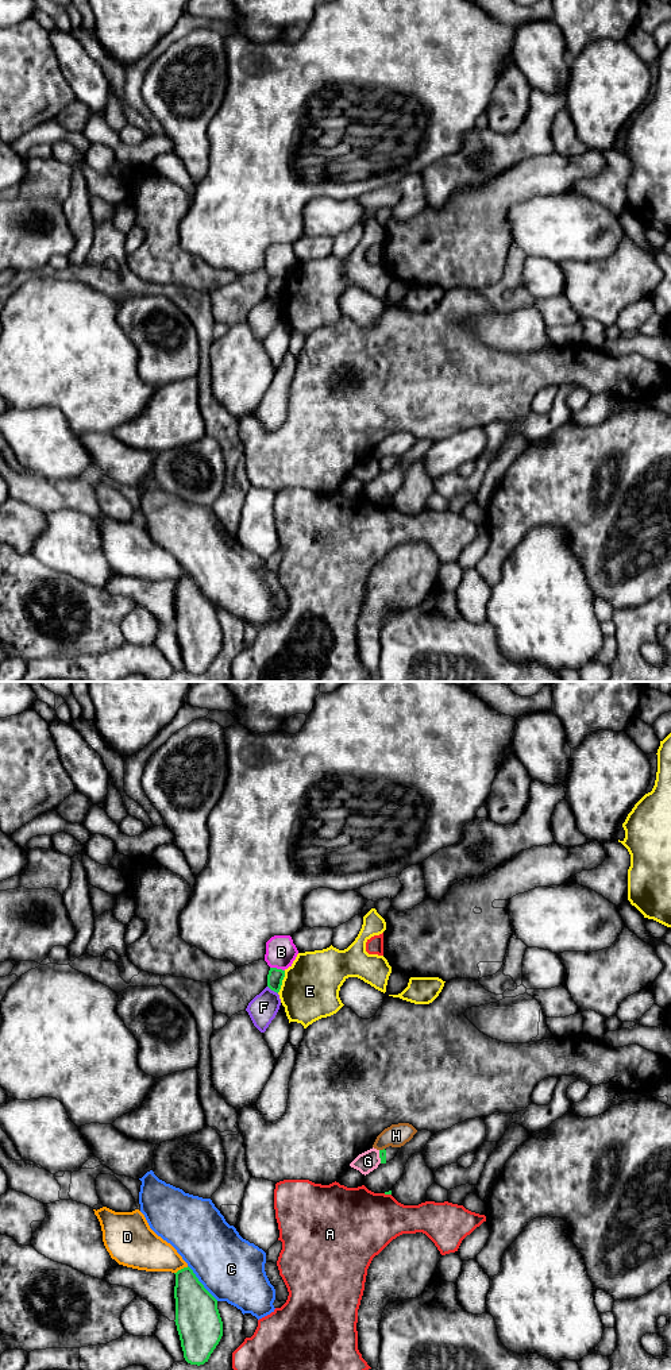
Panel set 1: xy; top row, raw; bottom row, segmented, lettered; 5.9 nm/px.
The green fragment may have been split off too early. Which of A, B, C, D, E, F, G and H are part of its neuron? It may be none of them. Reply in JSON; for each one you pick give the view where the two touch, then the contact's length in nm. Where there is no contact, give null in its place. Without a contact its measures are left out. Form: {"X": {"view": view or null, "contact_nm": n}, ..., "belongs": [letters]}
{"belongs": []}

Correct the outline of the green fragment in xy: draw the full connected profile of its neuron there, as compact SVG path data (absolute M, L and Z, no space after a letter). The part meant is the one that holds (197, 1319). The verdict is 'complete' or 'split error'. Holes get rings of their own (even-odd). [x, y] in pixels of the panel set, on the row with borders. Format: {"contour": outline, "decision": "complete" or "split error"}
{"contour": "M188 1266L176 1274L176 1325L190 1365L204 1365L223 1336L217 1300L204 1288Z", "decision": "complete"}

